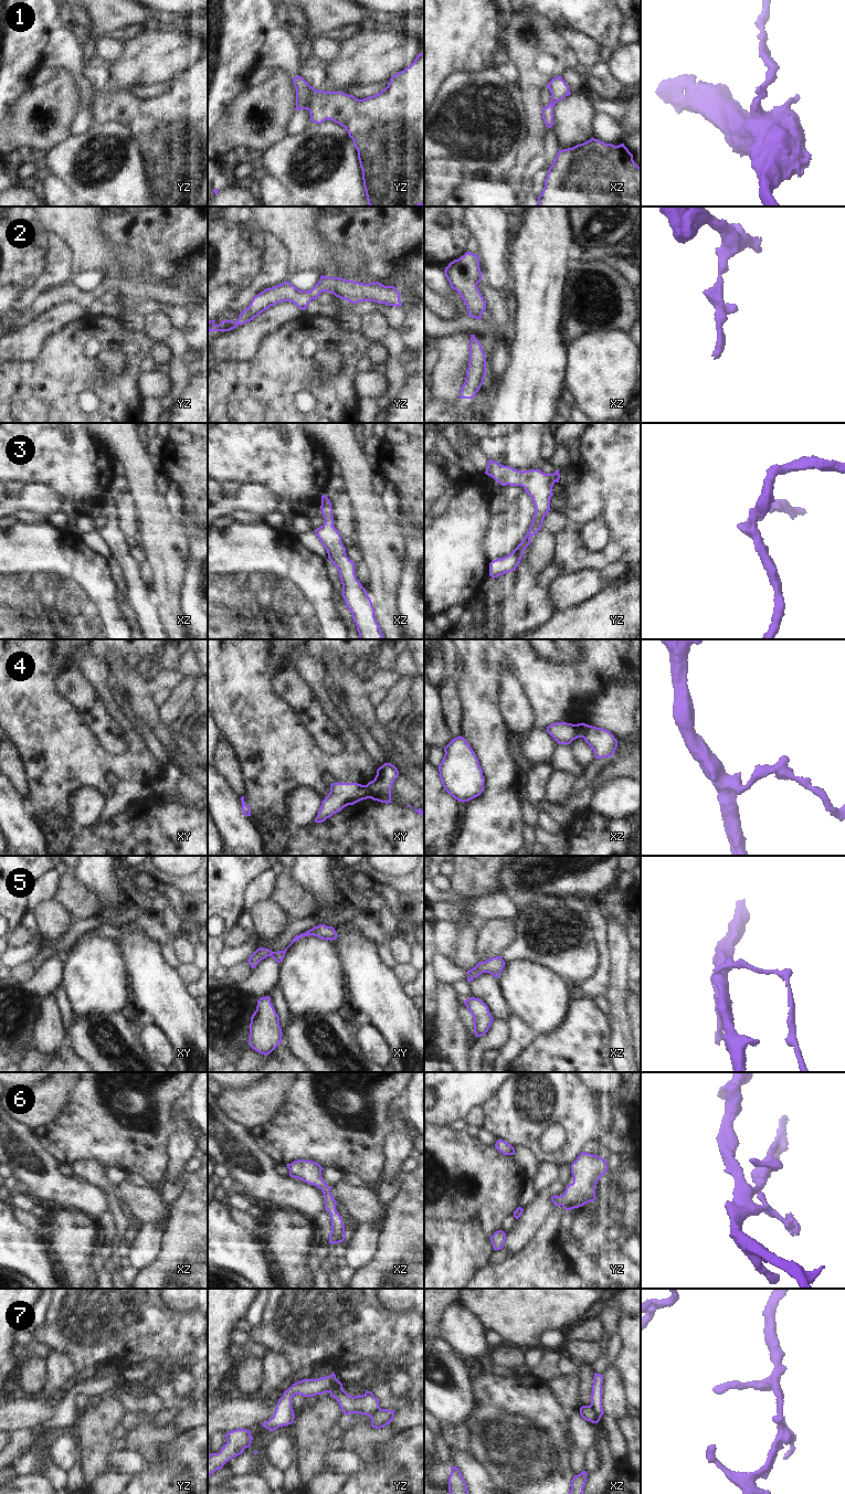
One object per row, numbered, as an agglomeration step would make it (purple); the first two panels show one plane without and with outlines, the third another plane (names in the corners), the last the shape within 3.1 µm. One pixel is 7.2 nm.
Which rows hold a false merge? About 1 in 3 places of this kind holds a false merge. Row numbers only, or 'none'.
4, 7

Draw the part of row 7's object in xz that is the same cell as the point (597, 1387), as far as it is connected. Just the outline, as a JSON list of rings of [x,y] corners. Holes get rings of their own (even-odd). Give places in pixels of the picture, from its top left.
[[[594,1373],[590,1406],[595,1413],[598,1422],[600,1421],[602,1414],[604,1413],[602,1408],[602,1382],[603,1375]]]

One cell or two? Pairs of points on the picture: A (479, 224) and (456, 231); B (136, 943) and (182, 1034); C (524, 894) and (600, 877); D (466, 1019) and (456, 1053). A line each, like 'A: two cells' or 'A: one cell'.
A: two cells
B: one cell
C: one cell
D: two cells

